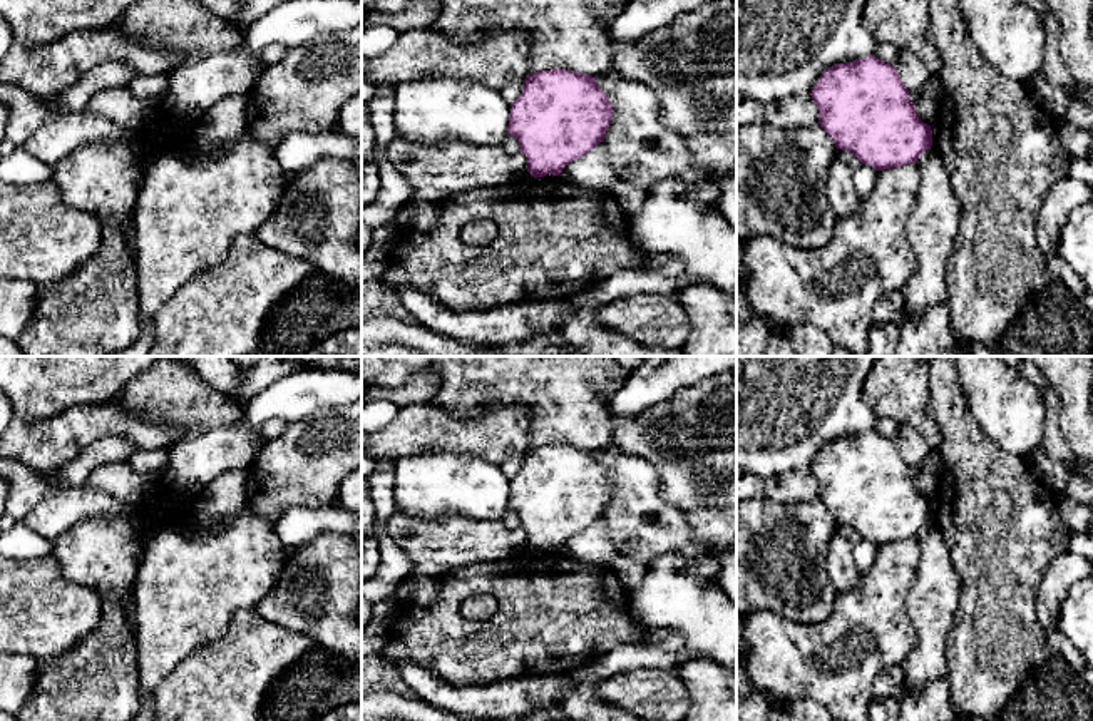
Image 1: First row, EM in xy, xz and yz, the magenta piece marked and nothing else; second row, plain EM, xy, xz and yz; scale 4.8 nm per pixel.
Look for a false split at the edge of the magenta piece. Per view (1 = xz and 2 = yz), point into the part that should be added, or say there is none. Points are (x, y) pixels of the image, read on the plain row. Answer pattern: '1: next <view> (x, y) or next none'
1: next none
2: next none

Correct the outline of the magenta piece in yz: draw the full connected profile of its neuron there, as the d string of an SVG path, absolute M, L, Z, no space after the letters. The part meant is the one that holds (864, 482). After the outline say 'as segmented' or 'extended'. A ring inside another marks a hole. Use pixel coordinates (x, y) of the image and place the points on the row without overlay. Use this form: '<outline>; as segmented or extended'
M874 428L854 437L834 438L822 447L810 470L818 483L818 499L835 522L852 527L875 545L916 537L932 520L931 500L917 492L895 442Z; as segmented

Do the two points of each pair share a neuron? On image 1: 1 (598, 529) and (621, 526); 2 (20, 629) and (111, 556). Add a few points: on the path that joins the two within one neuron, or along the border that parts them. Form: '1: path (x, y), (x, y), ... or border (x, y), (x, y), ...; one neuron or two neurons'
1: border (603, 517), (608, 537), (620, 554); two neurons
2: border (51, 554), (67, 579), (99, 596), (99, 614); two neurons

